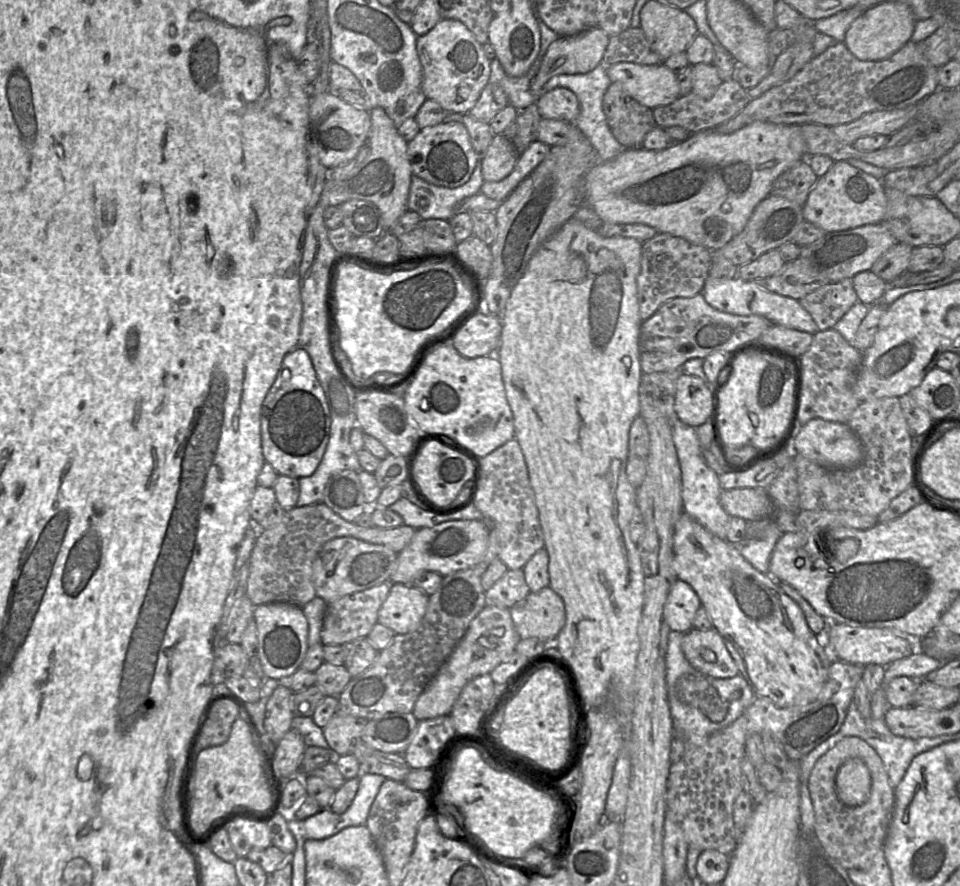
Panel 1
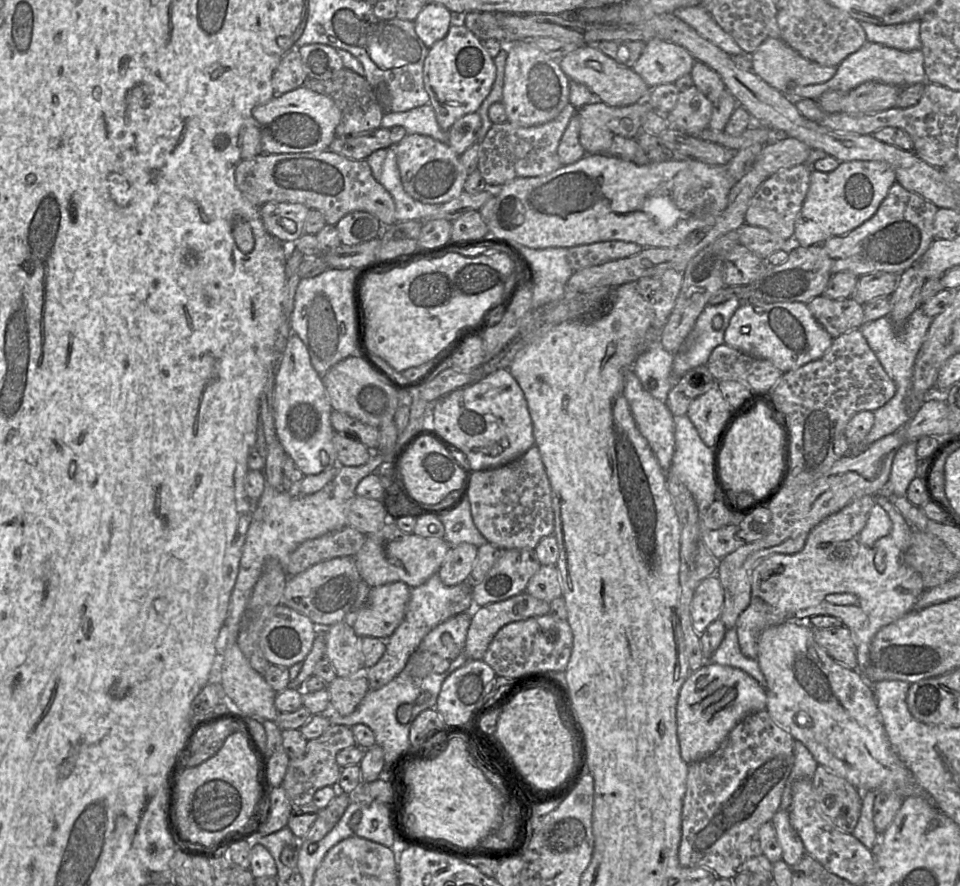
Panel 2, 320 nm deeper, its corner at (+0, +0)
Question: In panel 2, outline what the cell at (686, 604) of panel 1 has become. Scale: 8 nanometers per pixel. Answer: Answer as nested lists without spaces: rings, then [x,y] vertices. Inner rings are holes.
[[[716,575],[704,579],[697,586],[691,606],[691,620],[700,636],[706,628],[719,619],[724,604],[724,592]]]

